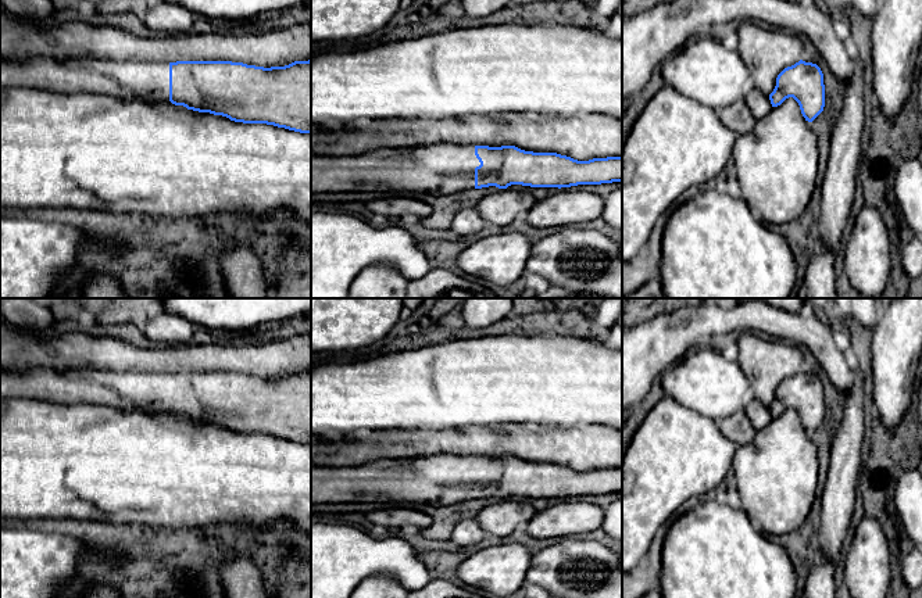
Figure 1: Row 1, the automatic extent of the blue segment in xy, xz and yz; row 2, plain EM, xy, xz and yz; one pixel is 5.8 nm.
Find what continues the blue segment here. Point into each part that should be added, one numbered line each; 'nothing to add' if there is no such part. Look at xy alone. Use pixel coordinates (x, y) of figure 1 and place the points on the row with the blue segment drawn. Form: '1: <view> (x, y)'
1: xy (131, 79)

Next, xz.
1: xz (440, 169)

